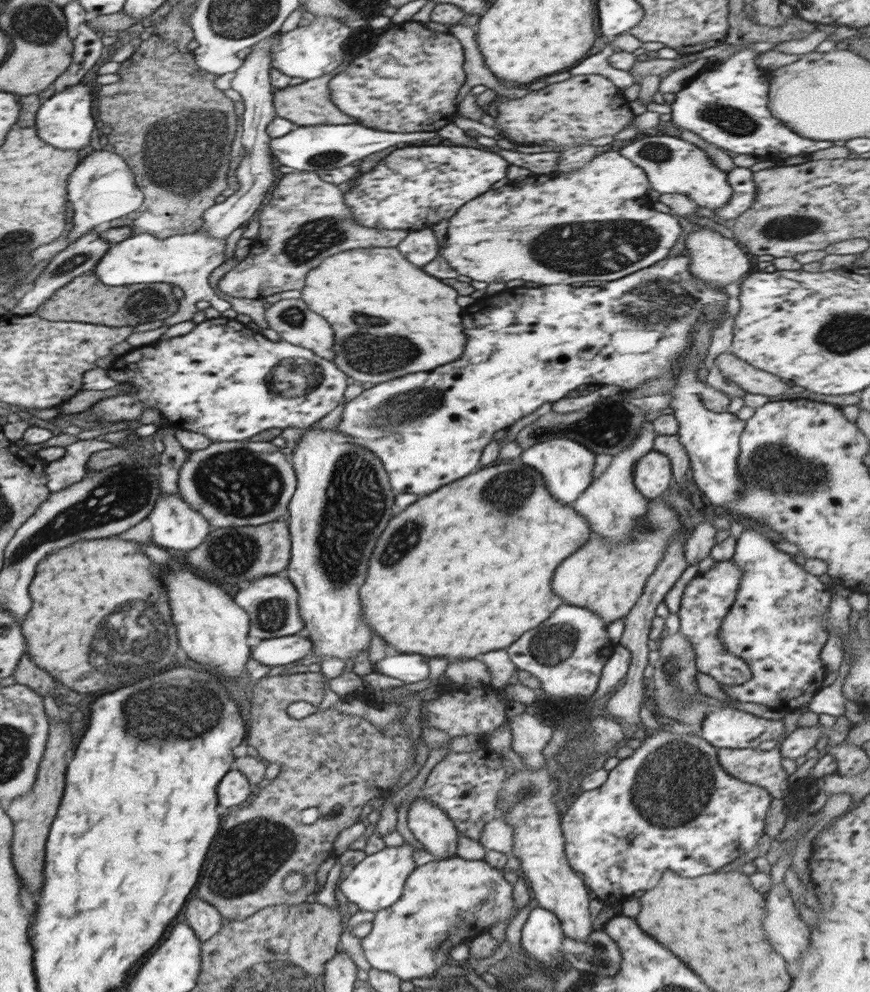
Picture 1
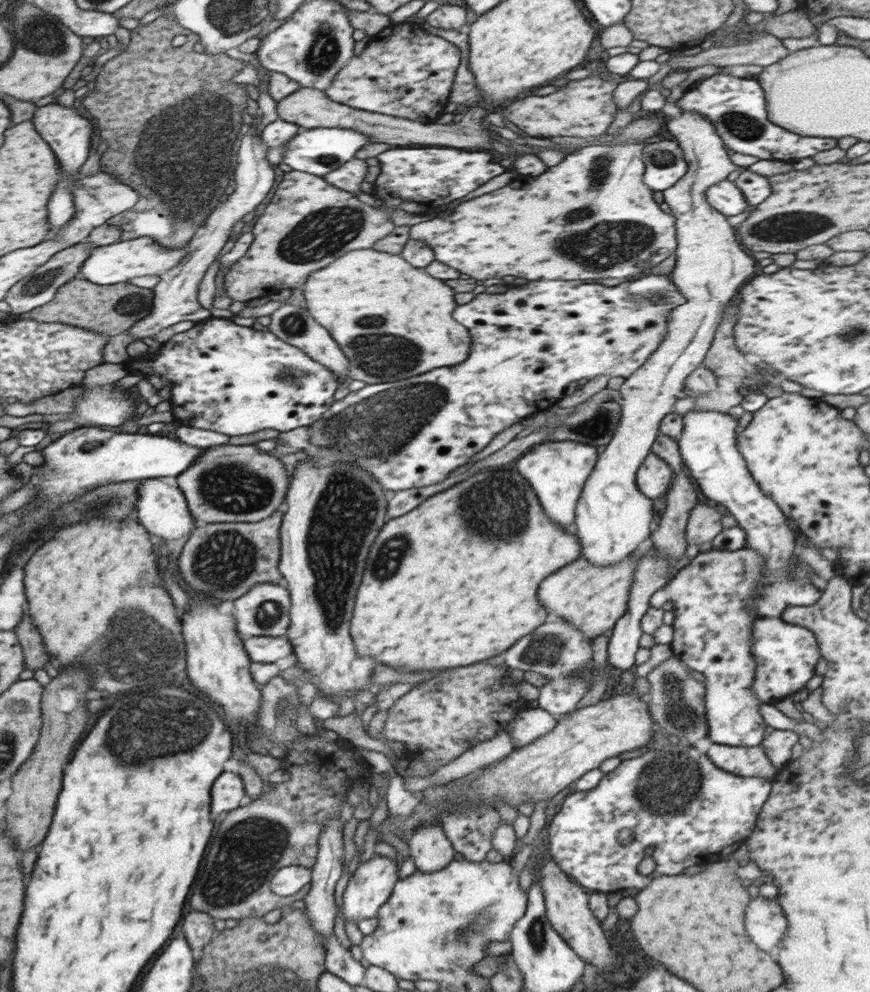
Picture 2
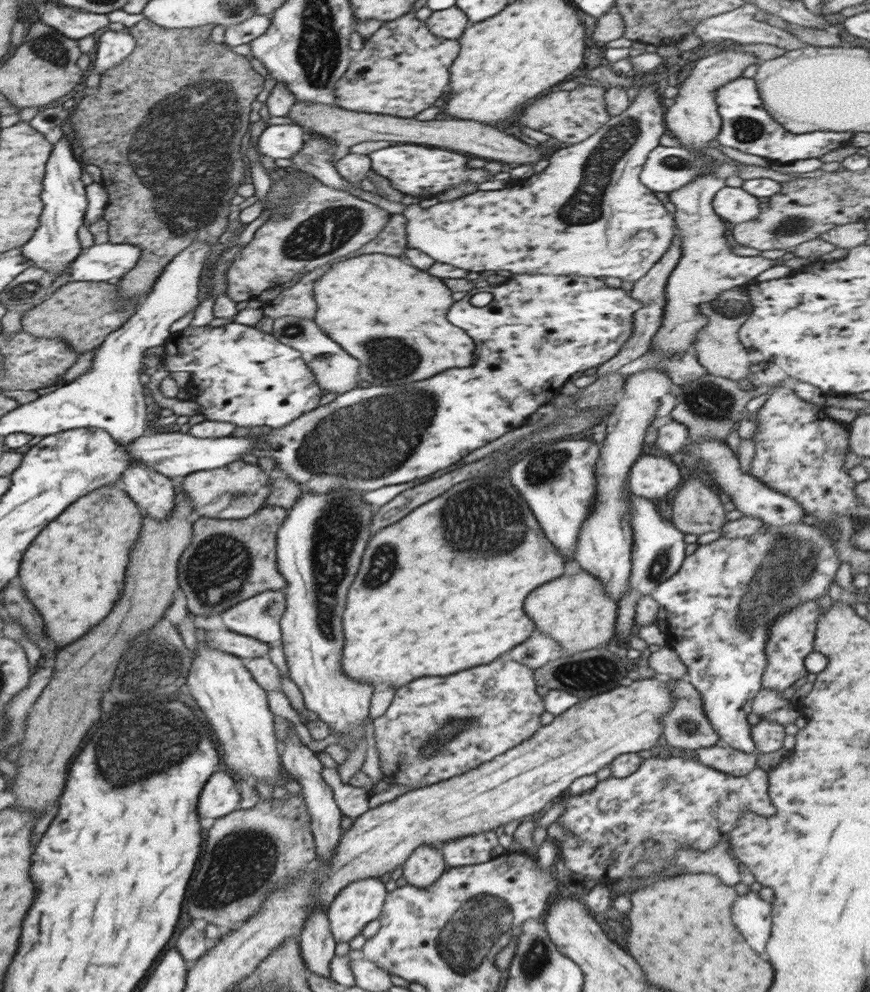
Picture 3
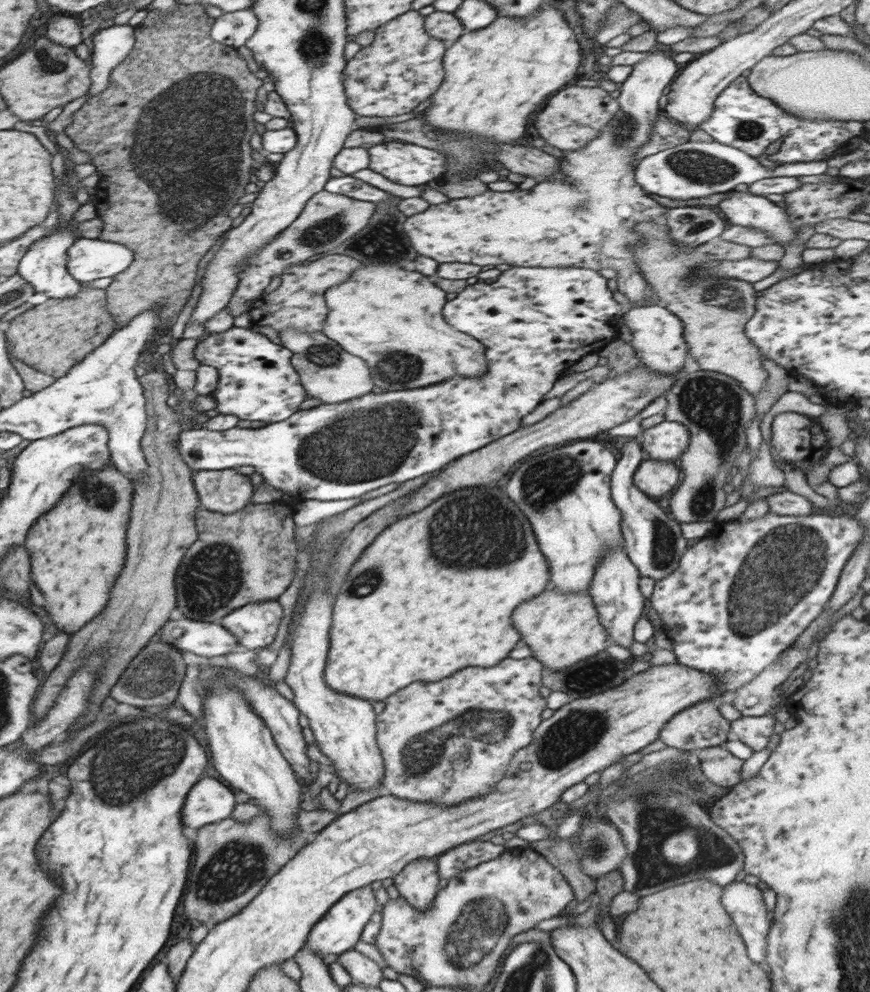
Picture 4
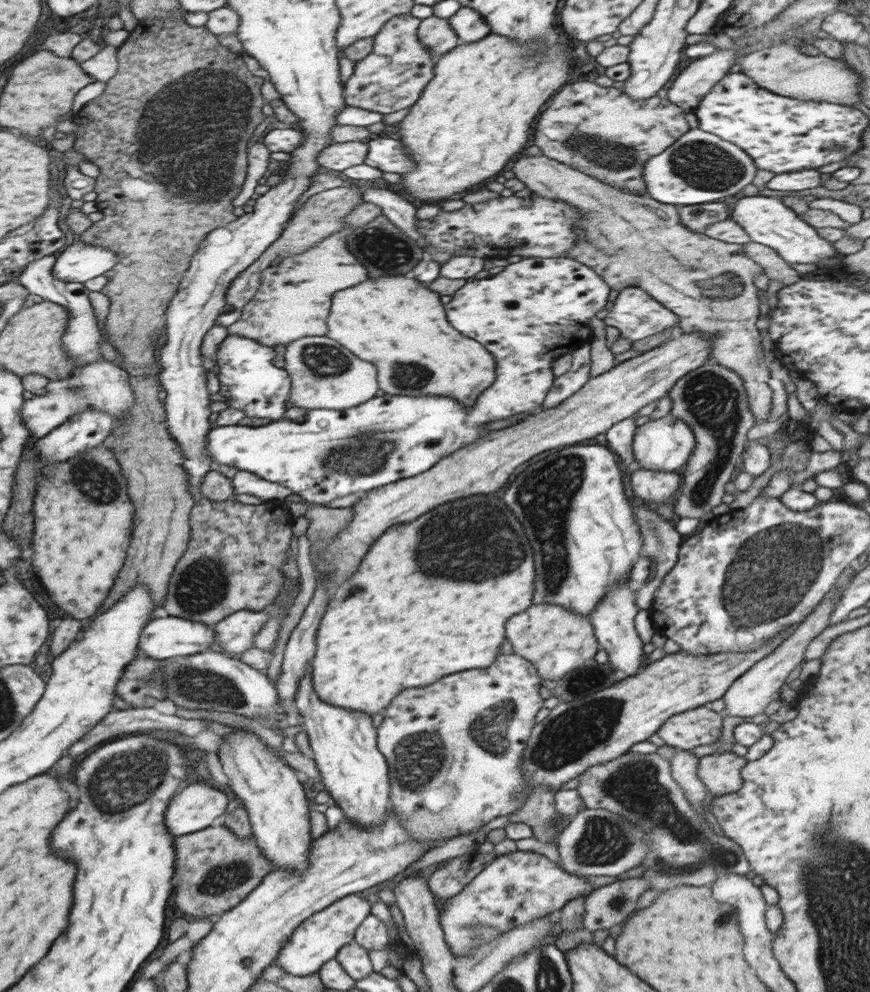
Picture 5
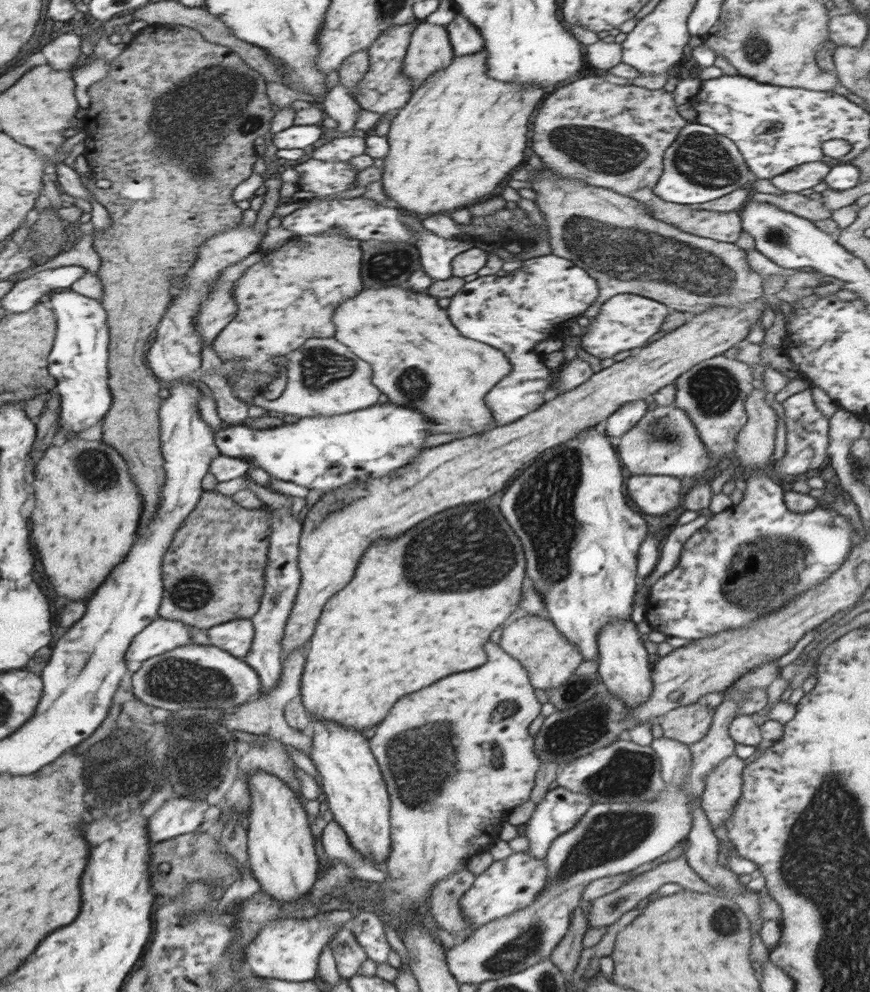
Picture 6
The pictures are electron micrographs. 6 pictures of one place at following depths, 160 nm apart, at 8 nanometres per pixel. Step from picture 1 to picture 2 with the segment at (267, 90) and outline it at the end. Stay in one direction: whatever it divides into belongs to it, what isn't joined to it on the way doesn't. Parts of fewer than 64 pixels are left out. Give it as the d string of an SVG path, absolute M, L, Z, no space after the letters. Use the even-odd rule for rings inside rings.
M258 111L258 113L259 115L254 117L255 121L251 124L251 129L246 136L240 138L241 145L236 157L238 165L234 172L234 184L236 185L234 192L228 196L228 200L219 202L207 215L206 222L194 233L192 240L186 246L188 255L182 259L182 263L178 263L178 266L159 275L160 281L153 288L154 298L150 314L130 329L134 341L154 338L158 332L179 322L192 321L196 324L212 317L210 311L199 303L197 297L199 284L208 267L218 259L218 254L228 242L234 225L248 213L254 211L261 202L264 202L264 198L268 196L276 182L273 166L267 159L268 147L265 146L265 142L256 130L256 126L262 120L262 112Z

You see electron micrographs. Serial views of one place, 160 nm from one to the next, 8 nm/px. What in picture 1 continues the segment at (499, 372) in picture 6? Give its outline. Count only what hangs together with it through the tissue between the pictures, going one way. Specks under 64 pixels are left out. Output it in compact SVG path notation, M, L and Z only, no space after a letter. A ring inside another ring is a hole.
M362 248L362 250L346 250L346 252L340 252L340 254L334 254L330 258L326 258L320 266L316 266L314 270L310 270L310 274L307 274L308 278L305 278L306 282L304 288L301 290L301 299L306 301L306 304L310 307L310 310L314 312L322 312L320 316L324 316L330 324L332 324L332 330L336 332L335 345L333 351L335 352L335 358L332 360L335 365L345 372L352 382L362 384L364 382L372 382L372 384L378 384L404 376L405 374L426 372L436 368L436 366L442 366L446 362L452 362L456 358L462 356L464 352L464 344L466 344L466 336L462 334L464 332L464 326L462 326L462 308L456 304L456 290L442 284L438 278L422 272L420 268L416 268L414 264L410 264L396 248Z

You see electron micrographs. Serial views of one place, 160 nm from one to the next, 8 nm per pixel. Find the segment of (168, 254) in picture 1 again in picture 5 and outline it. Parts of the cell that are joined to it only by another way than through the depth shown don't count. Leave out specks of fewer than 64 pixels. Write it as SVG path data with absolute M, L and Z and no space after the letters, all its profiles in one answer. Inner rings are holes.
M74 241L64 252L57 254L53 273L58 280L67 283L84 283L90 278L102 276L118 262L116 252L103 246Z

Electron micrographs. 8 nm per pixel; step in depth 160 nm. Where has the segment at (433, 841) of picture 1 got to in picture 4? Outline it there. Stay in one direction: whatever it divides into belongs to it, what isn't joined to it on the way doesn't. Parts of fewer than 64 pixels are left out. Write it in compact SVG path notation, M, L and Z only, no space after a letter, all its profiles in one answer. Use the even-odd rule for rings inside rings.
M433 858L410 861L393 879L401 896L421 911L430 906L443 883Z

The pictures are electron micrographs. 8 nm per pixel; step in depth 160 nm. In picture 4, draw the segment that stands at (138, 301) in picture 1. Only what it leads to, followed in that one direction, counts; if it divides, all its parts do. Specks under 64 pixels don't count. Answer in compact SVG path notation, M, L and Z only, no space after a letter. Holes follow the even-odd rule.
M81 283L81 289L72 298L49 298L44 303L14 318L3 328L7 340L7 353L14 363L26 363L31 368L42 371L44 374L60 378L80 362L85 356L98 348L107 337L118 328L115 320L107 309L107 292L104 289L92 288Z

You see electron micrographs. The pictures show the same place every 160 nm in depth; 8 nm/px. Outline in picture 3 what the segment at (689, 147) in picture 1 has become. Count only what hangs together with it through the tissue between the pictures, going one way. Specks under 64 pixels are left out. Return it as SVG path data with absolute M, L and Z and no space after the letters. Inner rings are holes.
M658 145L654 150L648 154L645 165L641 170L639 179L646 188L652 190L652 192L662 192L667 195L672 194L674 190L680 190L685 186L688 186L694 177L701 175L702 173L712 173L715 177L724 179L724 183L727 178L732 176L739 176L736 169L736 165L730 165L726 162L705 158L702 154L692 154L684 147L666 147ZM722 188L713 199L713 210L725 222L735 225L760 216L760 200L742 188Z

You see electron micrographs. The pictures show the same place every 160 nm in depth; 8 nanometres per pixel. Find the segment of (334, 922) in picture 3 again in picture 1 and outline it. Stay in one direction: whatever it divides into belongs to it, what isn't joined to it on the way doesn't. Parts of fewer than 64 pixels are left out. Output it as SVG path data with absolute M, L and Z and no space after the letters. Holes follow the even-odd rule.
M404 843L397 847L384 847L382 850L370 854L358 863L348 877L344 878L338 888L348 898L349 902L358 905L359 910L378 912L392 906L403 893L406 879L417 867L412 859L413 846Z

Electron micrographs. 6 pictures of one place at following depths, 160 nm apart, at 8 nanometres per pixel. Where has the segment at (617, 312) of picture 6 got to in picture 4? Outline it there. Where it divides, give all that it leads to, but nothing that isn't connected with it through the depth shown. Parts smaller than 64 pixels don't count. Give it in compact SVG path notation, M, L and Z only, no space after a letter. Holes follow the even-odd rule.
M657 44L657 48L650 50L648 56L633 66L630 76L619 84L621 93L617 101L619 109L626 114L626 118L616 118L610 126L616 128L612 132L616 140L600 140L600 135L593 138L585 147L573 151L563 151L560 158L560 174L564 178L552 182L540 182L530 190L512 190L512 192L484 192L474 198L460 198L450 200L446 204L430 205L428 210L410 216L404 222L404 232L412 242L412 247L418 255L430 256L436 262L464 262L476 266L498 266L498 264L512 264L512 266L528 267L577 267L600 272L612 270L615 272L618 290L630 300L632 308L626 313L624 324L633 332L631 344L636 348L636 356L641 366L660 374L675 374L686 366L688 356L687 342L683 338L683 323L674 313L664 305L649 304L645 300L648 284L643 274L634 262L632 247L639 242L639 235L634 232L638 223L658 221L668 212L668 208L660 206L652 200L635 179L635 153L649 140L655 120L659 115L660 96L666 86L672 84L672 78L678 72L678 66L672 59L674 55L667 46Z

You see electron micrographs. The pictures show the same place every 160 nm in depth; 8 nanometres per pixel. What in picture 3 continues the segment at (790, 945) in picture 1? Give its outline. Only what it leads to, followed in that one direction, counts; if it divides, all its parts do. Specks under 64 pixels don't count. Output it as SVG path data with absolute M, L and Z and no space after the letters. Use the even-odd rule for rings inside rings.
M757 892L739 896L732 906L732 920L736 928L742 932L746 942L758 952L766 954L766 942L772 930L772 905L760 898Z

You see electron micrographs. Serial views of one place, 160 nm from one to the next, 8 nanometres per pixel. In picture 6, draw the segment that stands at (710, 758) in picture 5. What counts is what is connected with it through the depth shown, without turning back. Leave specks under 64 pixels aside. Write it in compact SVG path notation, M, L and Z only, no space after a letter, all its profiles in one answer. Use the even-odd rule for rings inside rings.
M734 754L721 760L703 776L705 787L701 806L713 829L725 824L734 806L738 804L745 768L744 759Z

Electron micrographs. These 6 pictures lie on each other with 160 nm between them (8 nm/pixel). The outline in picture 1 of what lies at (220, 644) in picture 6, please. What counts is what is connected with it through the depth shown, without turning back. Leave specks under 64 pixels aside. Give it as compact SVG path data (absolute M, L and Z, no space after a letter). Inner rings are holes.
M284 574L266 575L246 583L244 590L239 590L235 601L249 614L249 635L261 640L280 638L299 634L305 627L299 613L297 588Z

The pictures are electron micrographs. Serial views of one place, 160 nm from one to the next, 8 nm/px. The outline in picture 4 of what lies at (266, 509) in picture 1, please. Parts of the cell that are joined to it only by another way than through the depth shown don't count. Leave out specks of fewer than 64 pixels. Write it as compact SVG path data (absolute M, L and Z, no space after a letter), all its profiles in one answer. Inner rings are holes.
M236 469L195 471L192 480L201 508L222 514L242 510L255 492L251 478Z

